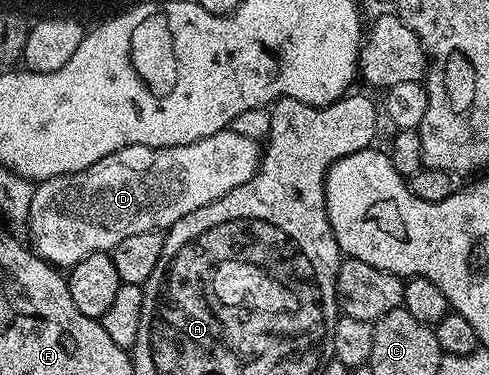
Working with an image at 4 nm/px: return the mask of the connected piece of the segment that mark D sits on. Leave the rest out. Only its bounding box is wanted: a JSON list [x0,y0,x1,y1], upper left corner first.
[25,130,261,270]

